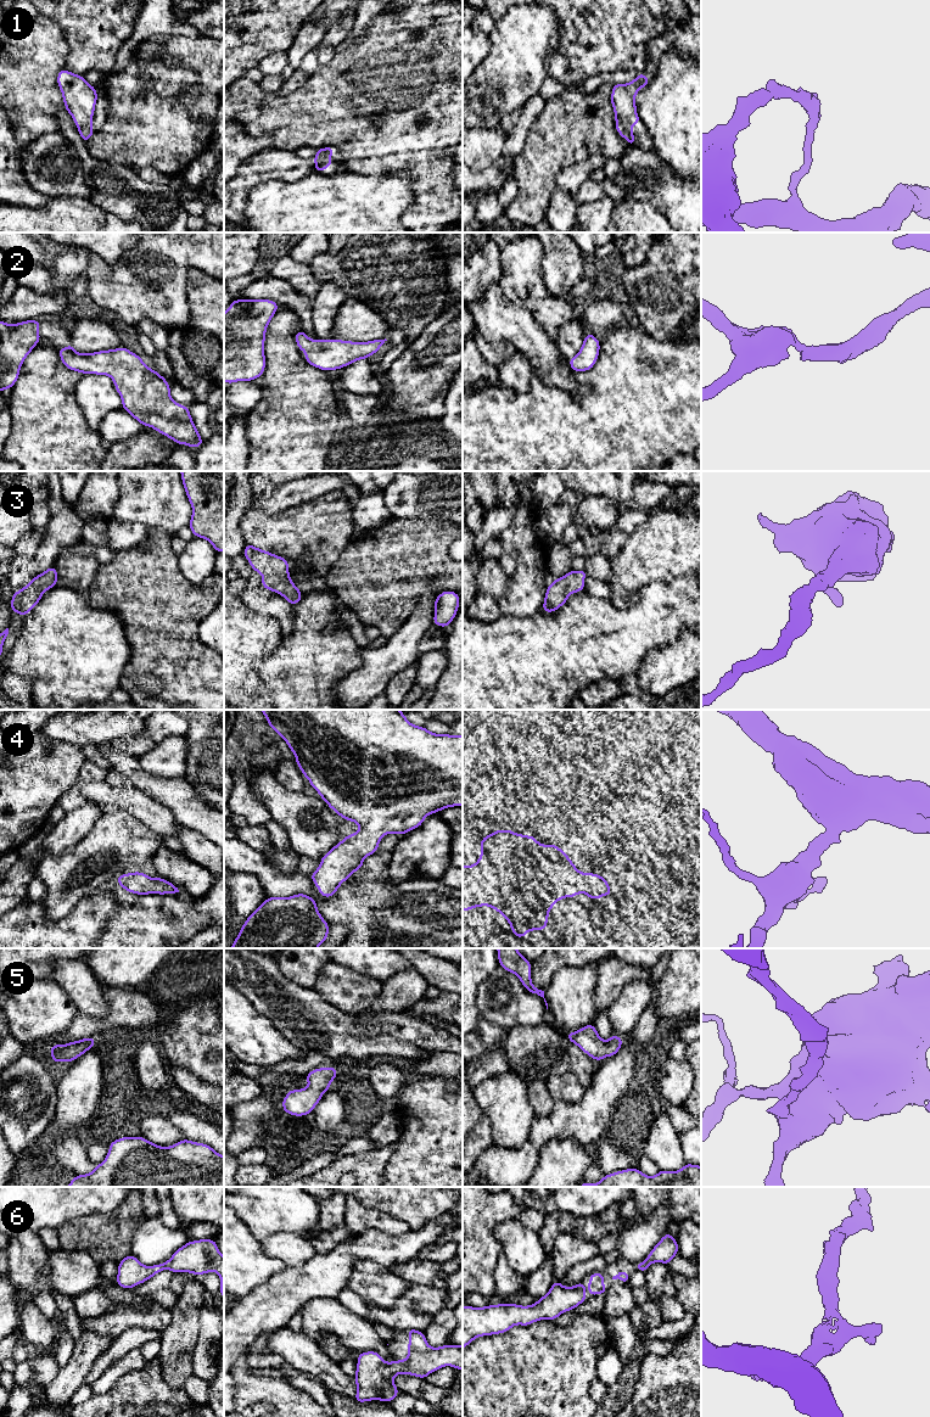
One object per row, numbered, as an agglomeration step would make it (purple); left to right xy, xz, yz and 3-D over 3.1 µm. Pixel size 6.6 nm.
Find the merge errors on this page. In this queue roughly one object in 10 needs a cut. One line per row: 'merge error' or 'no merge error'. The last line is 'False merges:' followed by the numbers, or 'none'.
1: no merge error
2: no merge error
3: no merge error
4: no merge error
5: no merge error
6: no merge error
False merges: none

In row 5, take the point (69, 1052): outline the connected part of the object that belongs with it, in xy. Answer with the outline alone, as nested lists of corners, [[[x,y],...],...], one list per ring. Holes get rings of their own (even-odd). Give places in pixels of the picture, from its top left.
[[[85,1037],[80,1041],[68,1042],[66,1044],[54,1044],[50,1047],[52,1062],[74,1062],[78,1057],[88,1052],[94,1044],[96,1038]]]

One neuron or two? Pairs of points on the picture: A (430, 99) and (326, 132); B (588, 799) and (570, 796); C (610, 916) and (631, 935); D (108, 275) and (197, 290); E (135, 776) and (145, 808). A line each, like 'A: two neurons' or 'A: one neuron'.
A: one neuron
B: one neuron
C: one neuron
D: two neurons
E: two neurons

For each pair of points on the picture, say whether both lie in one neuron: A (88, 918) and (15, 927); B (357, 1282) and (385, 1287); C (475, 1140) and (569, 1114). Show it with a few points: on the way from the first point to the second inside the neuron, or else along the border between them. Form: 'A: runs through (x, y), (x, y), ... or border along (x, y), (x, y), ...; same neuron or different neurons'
A: runs through (69, 929), (33, 929); same neuron
B: runs through (364, 1282), (377, 1284); same neuron
C: border along (492, 1143), (475, 1163); different neurons

